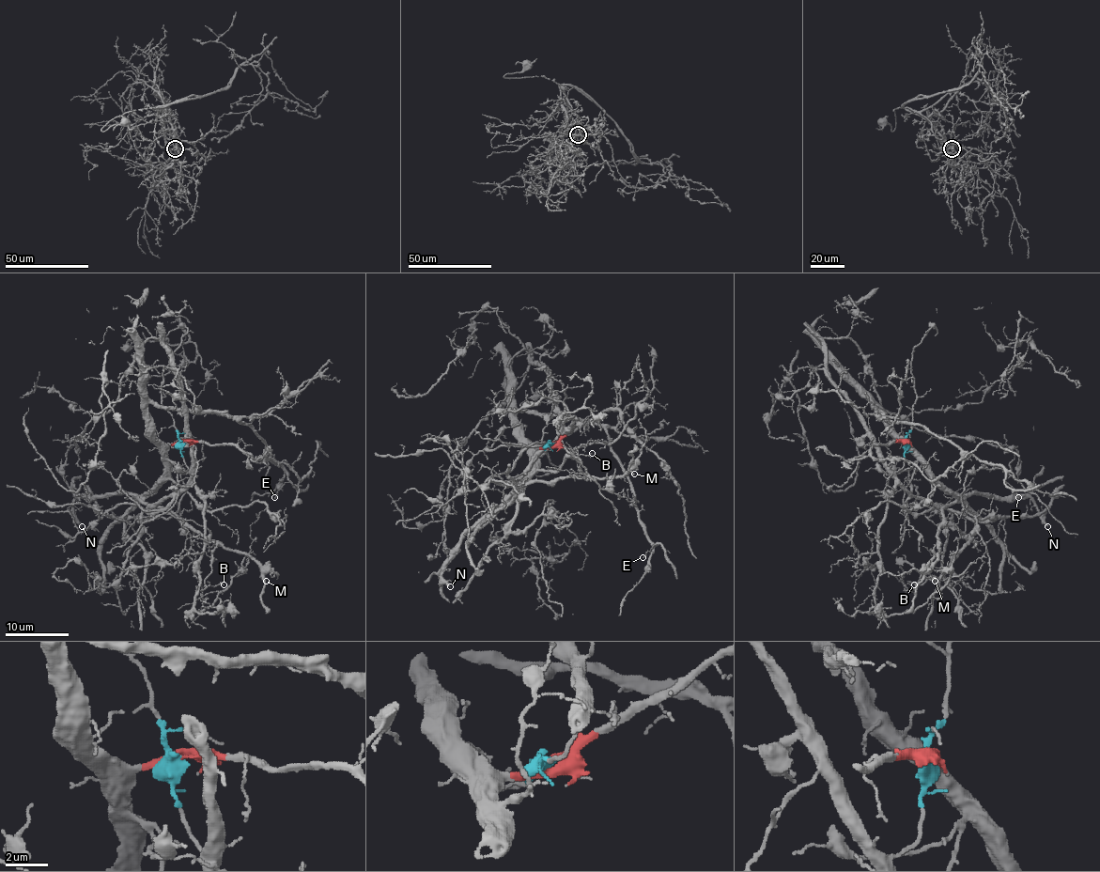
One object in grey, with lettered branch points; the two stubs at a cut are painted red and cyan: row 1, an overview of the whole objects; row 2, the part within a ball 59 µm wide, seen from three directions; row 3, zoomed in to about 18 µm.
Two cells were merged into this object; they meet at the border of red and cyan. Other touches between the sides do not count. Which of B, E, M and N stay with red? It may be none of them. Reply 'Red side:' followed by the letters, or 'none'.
Red side: B, E, M, N

